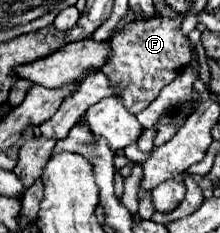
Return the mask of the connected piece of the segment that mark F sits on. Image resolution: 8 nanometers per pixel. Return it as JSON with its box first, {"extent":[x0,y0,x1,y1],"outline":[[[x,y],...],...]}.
{"extent":[101,16,193,114],"outline":[[[157,16],[141,24],[129,24],[125,32],[115,32],[111,42],[111,58],[101,72],[109,78],[111,88],[123,100],[123,106],[131,114],[145,110],[161,92],[163,86],[175,80],[175,76],[193,60],[193,48],[187,36],[181,34],[183,16]]]}

